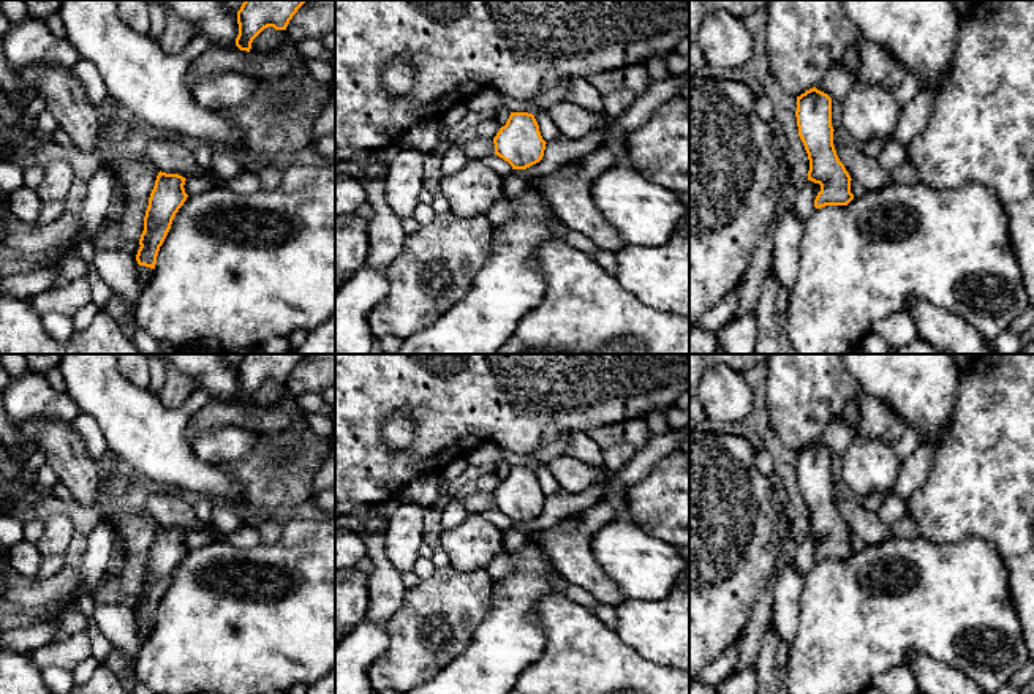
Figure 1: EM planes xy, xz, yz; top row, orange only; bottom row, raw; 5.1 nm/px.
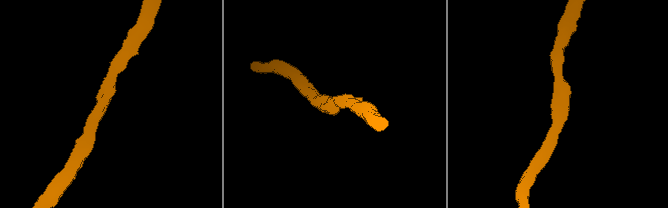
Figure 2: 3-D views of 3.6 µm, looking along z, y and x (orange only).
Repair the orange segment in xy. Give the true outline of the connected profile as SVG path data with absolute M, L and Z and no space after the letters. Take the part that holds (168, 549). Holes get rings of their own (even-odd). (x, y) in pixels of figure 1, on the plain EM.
M158 526L144 571L144 585L139 593L136 615L139 620L155 623L160 601L163 599L172 574L187 555L185 531Z

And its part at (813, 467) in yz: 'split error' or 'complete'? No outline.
complete

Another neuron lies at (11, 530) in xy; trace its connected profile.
M0 517L0 544L6 549L24 539L24 522L16 517Z

